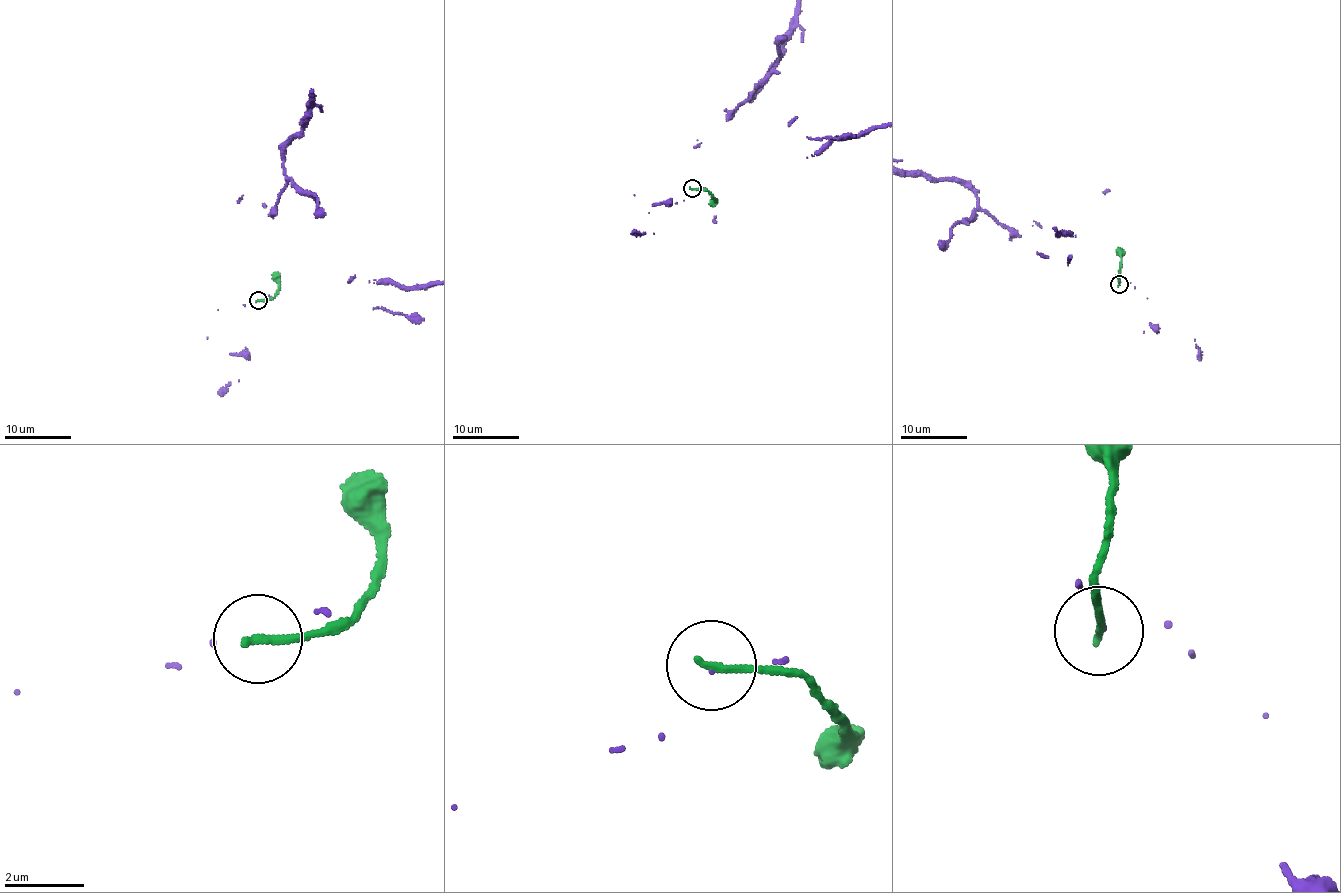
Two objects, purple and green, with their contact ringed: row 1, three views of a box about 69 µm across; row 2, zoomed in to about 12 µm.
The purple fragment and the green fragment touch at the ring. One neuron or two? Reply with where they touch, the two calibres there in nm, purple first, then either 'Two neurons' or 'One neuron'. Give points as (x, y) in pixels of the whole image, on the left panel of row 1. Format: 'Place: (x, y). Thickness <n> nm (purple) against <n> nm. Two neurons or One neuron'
Place: (258, 300). Thickness 30 nm (purple) against 200 nm. Two neurons

